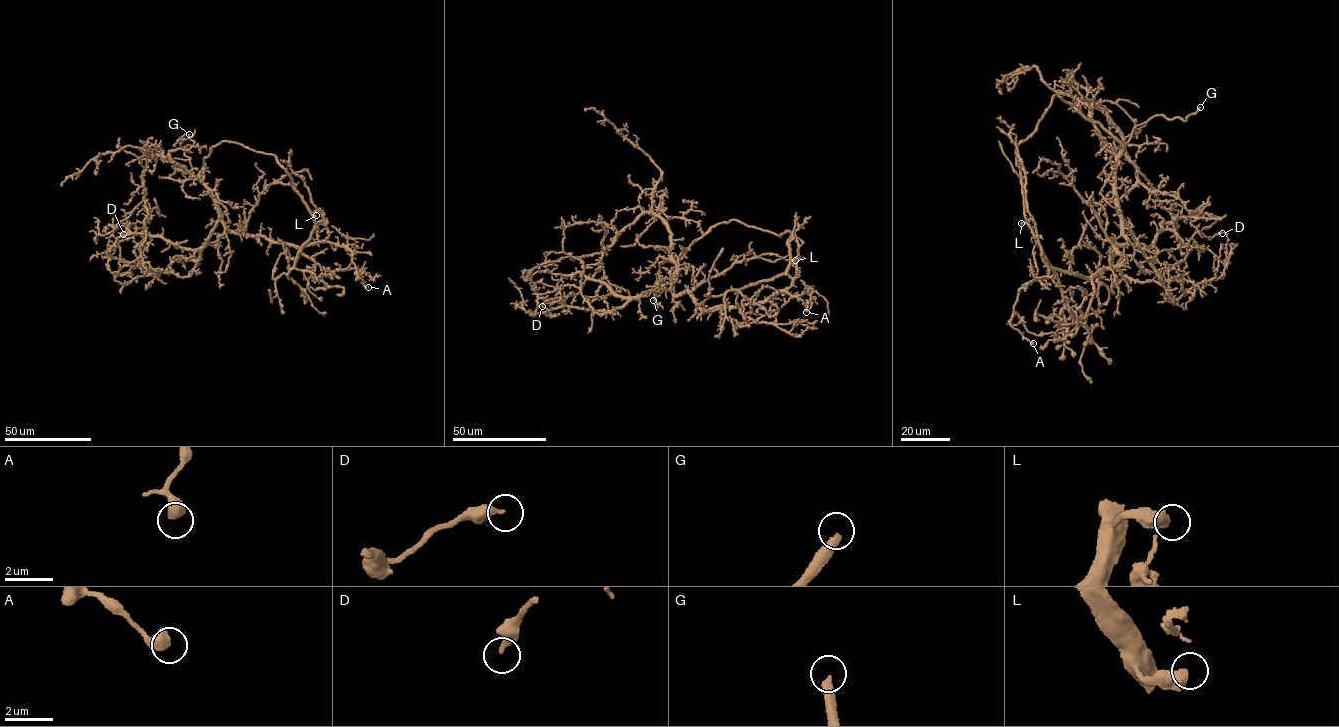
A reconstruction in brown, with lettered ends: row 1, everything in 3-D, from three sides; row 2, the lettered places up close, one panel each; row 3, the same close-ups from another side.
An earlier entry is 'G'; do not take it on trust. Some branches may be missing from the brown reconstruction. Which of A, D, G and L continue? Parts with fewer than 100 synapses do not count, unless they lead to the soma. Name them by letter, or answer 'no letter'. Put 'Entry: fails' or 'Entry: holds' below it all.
G
Entry: holds

